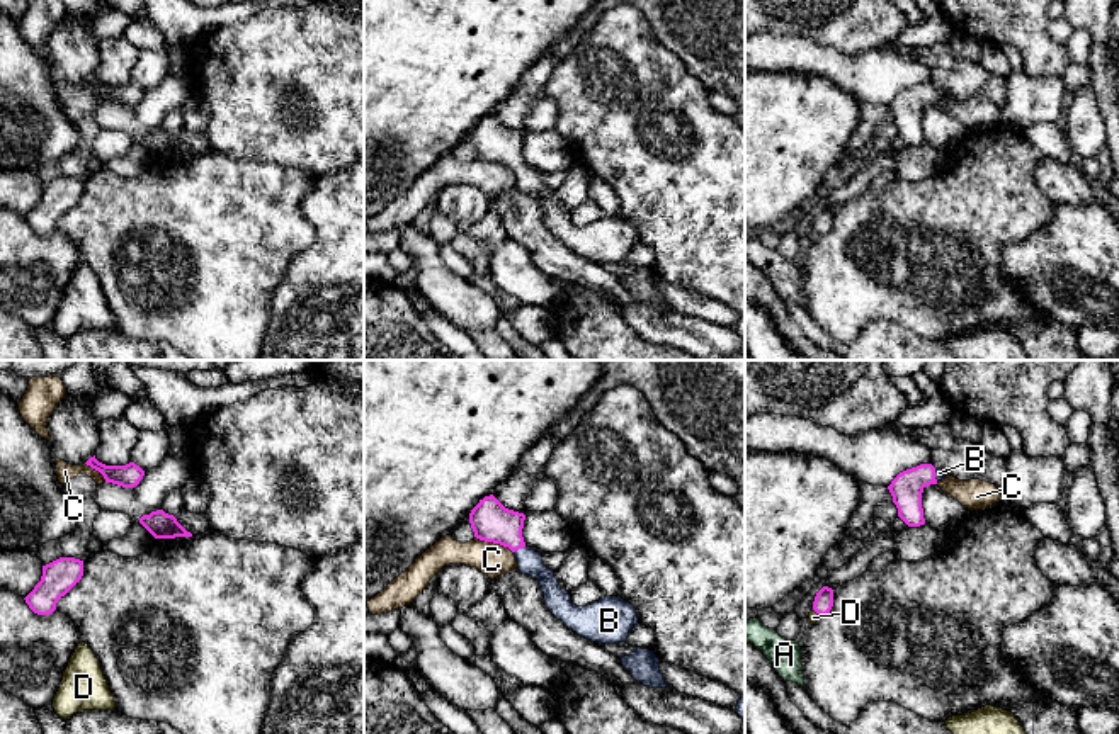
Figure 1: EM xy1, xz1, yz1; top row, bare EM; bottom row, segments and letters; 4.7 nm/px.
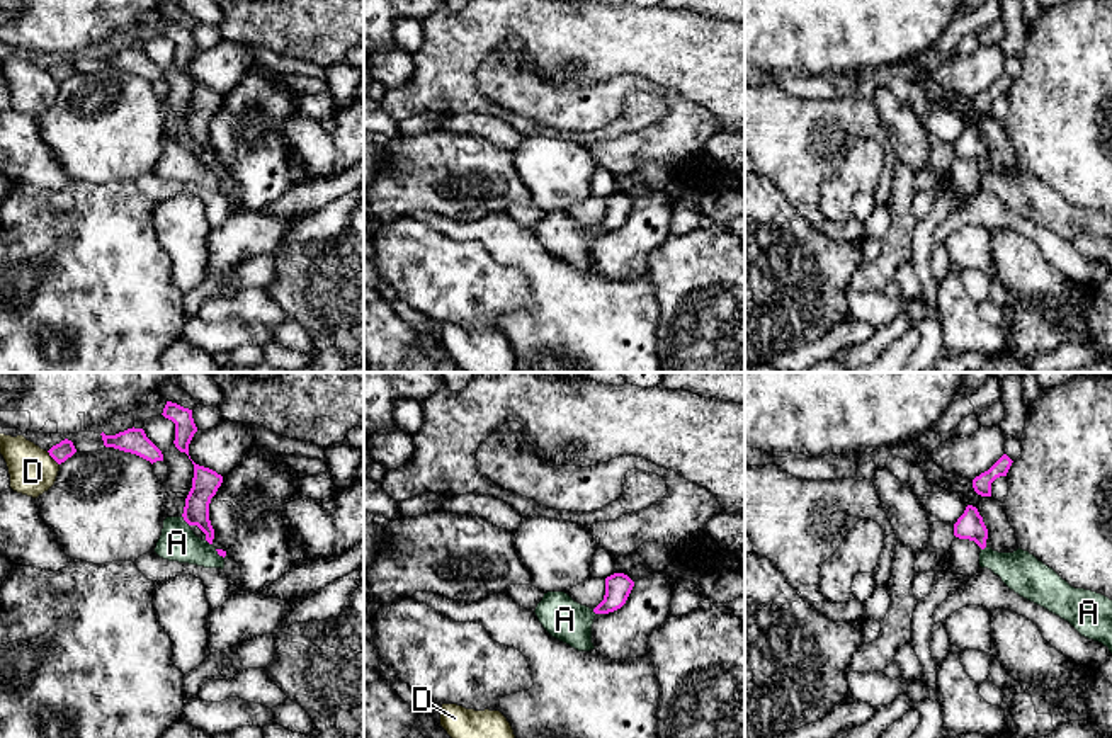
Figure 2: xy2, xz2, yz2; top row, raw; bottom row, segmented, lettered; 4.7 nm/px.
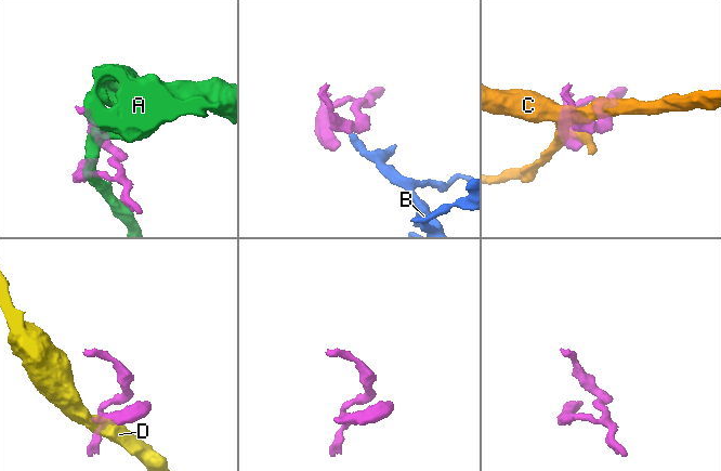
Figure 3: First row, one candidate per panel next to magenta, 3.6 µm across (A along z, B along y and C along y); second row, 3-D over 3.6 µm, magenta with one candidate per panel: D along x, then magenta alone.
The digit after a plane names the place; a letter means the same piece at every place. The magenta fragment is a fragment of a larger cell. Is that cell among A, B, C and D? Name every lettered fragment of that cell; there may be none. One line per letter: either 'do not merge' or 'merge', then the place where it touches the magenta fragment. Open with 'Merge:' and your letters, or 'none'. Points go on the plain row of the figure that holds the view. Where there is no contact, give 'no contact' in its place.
Merge: B
A: do not merge | xy2 (184, 138)
B: merge | xz1 (519, 167)
C: do not merge | xz1 (495, 162)
D: do not merge | xy2 (51, 75)

